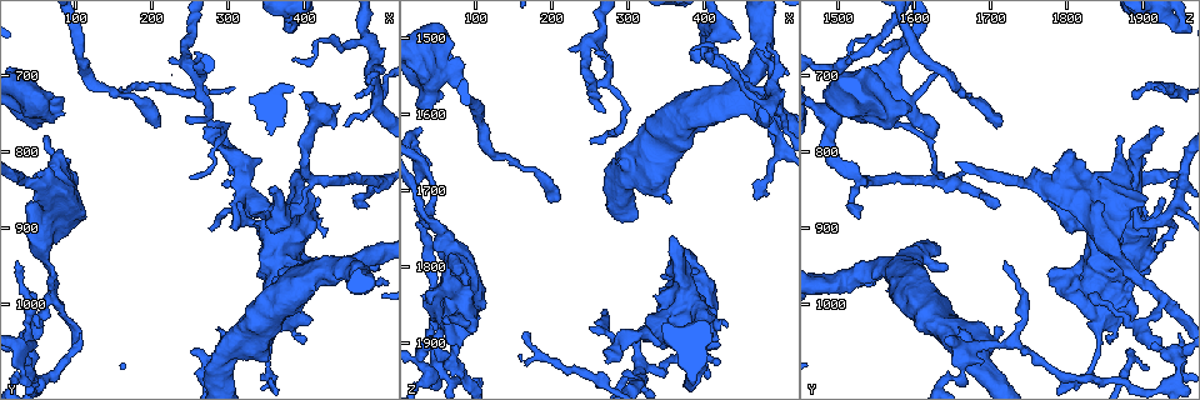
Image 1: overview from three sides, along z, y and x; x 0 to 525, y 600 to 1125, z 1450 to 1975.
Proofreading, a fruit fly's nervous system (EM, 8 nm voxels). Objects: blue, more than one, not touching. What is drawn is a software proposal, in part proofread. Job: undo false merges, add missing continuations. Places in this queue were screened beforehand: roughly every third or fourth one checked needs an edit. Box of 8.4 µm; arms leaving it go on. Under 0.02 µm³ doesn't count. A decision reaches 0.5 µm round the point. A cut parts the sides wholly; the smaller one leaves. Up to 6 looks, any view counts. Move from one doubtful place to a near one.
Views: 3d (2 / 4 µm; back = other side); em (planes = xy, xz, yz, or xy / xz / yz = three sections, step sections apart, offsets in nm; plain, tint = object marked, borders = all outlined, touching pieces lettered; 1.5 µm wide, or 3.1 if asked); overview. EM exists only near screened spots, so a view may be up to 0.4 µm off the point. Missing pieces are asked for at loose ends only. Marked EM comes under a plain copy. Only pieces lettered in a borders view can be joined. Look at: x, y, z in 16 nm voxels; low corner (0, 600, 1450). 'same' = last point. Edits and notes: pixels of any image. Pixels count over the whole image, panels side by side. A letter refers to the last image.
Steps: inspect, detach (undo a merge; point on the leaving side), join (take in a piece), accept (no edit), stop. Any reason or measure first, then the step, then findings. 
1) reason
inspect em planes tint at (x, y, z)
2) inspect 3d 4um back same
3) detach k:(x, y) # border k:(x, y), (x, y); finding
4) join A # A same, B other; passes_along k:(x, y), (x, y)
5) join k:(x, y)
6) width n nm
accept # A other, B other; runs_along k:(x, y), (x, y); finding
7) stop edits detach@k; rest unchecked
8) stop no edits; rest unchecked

calibre changes
inspect 3d 2um at (50, 840, 1750)

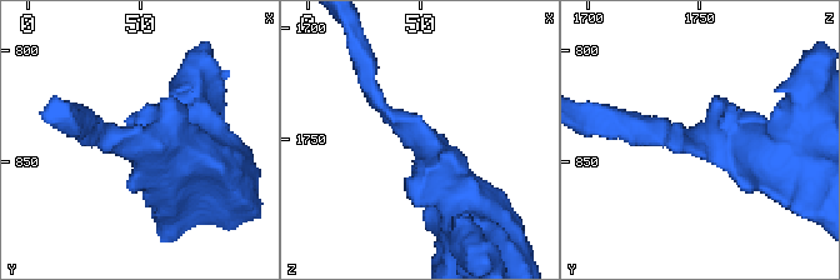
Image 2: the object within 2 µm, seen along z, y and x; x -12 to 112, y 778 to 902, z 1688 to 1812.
shape alone is not enough
inspect em xz step 8 borders at (54, 841, 1752)

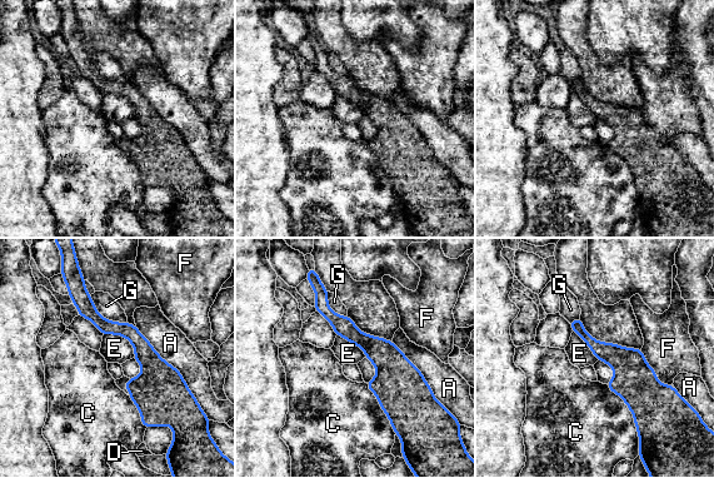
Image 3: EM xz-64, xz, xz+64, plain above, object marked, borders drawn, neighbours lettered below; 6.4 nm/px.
accept # A other, C other, D other, E other, F other, G other; one neuron here

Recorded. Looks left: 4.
inspect 3d 2um at (40, 1060, 1940)

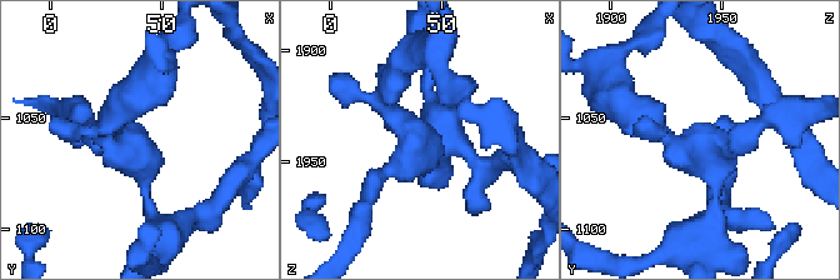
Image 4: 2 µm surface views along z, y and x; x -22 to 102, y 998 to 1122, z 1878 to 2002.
inspect em planes borders at (37, 1064, 1938)

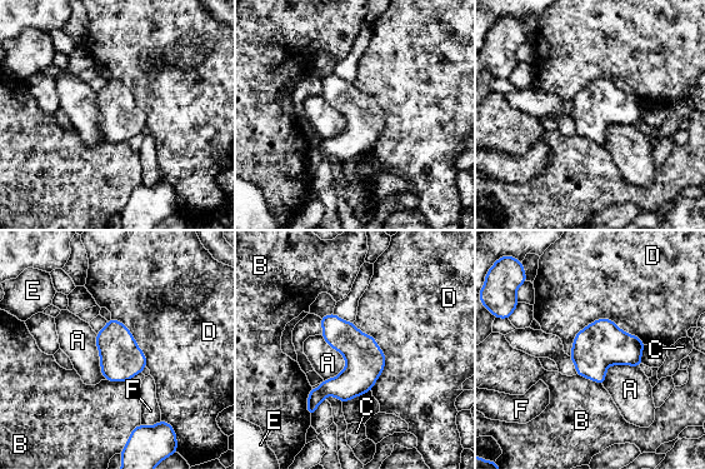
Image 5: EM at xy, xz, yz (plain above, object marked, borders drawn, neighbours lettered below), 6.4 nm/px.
longest_contact D 500 nm
accept # A other, B other, C other, D other, E other, F other; border 5:(321, 334), (345, 360), (326, 380); all the same neuron

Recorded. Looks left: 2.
long arm stops here
inspect 3d 2um at (205, 765, 1705)

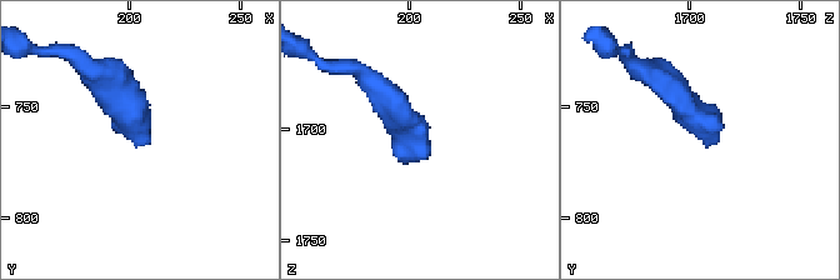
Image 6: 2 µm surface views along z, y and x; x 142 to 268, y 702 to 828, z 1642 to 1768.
shape alone is not enough
inspect em planes borders at (205, 767, 1706)

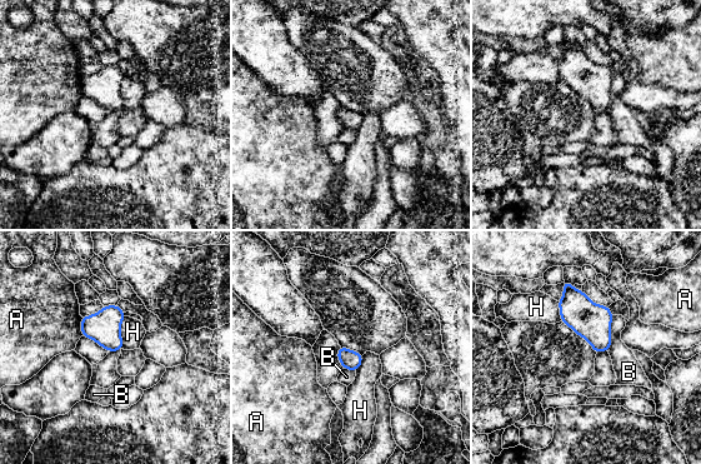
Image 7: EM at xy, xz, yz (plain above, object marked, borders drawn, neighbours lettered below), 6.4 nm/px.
accept # A other, B other, H other; border 7:(125, 317), (120, 327), (121, 348); none of them fits

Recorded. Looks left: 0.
stop no edits; rest unchecked

